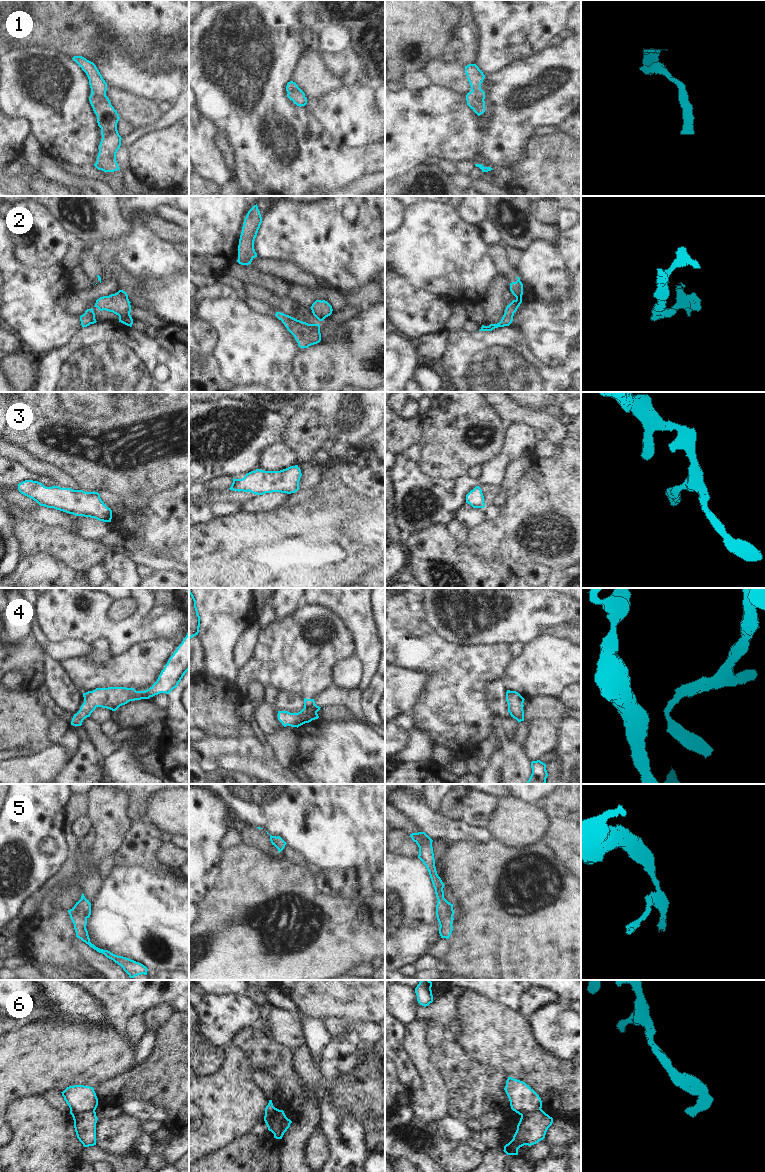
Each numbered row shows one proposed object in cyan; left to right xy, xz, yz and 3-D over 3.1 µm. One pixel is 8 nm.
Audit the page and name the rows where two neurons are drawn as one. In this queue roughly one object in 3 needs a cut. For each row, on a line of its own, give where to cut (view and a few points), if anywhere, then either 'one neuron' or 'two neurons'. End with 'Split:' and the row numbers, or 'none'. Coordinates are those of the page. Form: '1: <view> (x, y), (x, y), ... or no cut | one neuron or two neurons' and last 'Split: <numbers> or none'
1: no cut | one neuron
2: no cut | one neuron
3: no cut | one neuron
4: no cut | one neuron
5: no cut | one neuron
6: xy (94, 1110), (83, 1110), (72, 1115) | two neurons
Split: 6

